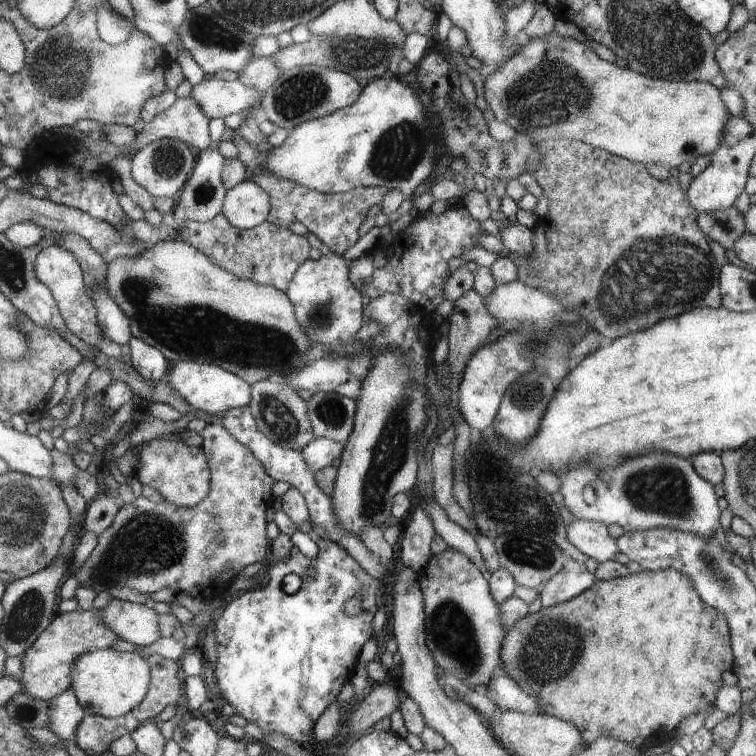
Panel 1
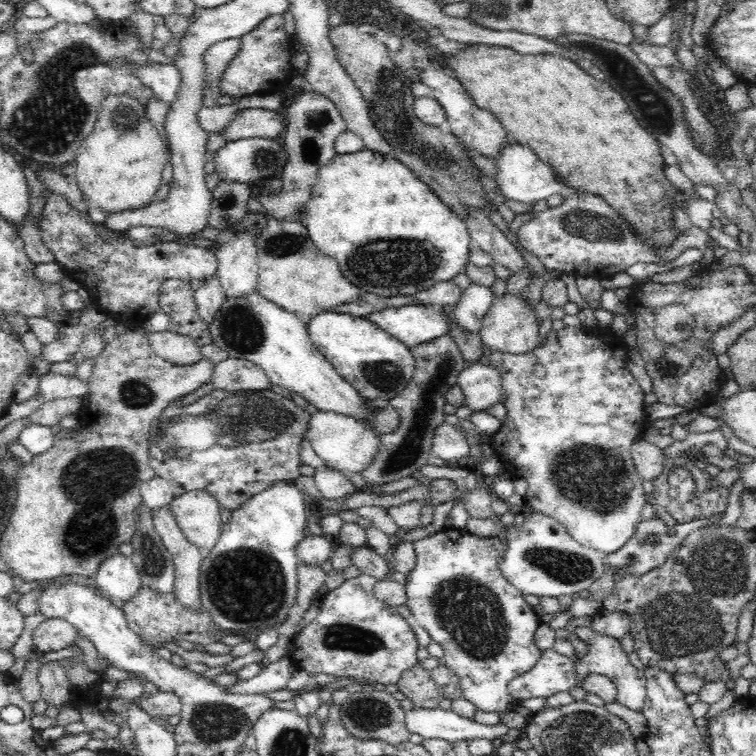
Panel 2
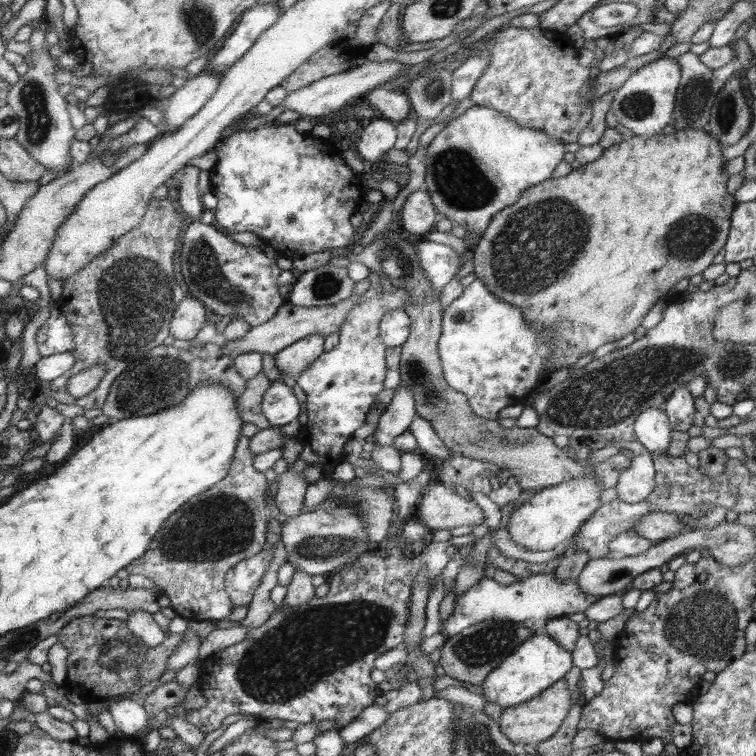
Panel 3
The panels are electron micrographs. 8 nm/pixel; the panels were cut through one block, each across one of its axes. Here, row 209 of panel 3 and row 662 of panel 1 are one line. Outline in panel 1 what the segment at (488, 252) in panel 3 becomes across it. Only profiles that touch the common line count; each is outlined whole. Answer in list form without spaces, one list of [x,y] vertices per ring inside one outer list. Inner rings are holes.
[[[673,568],[658,572],[643,569],[640,572],[630,573],[624,578],[614,578],[614,580],[607,581],[597,580],[582,594],[556,604],[556,606],[542,608],[539,612],[528,613],[513,623],[514,626],[509,629],[505,642],[502,644],[501,657],[505,674],[517,682],[524,692],[532,694],[536,700],[540,700],[542,713],[574,724],[581,732],[582,742],[584,742],[586,749],[601,737],[625,742],[627,746],[631,747],[631,752],[654,746],[654,743],[667,742],[668,738],[672,738],[678,723],[683,718],[704,712],[710,706],[714,706],[718,690],[726,686],[726,672],[730,672],[730,668],[733,667],[734,660],[736,660],[730,640],[732,633],[726,616],[722,616],[717,608],[710,608],[710,605],[707,605],[701,596],[698,596],[698,591],[694,588],[692,580],[686,574]]]

